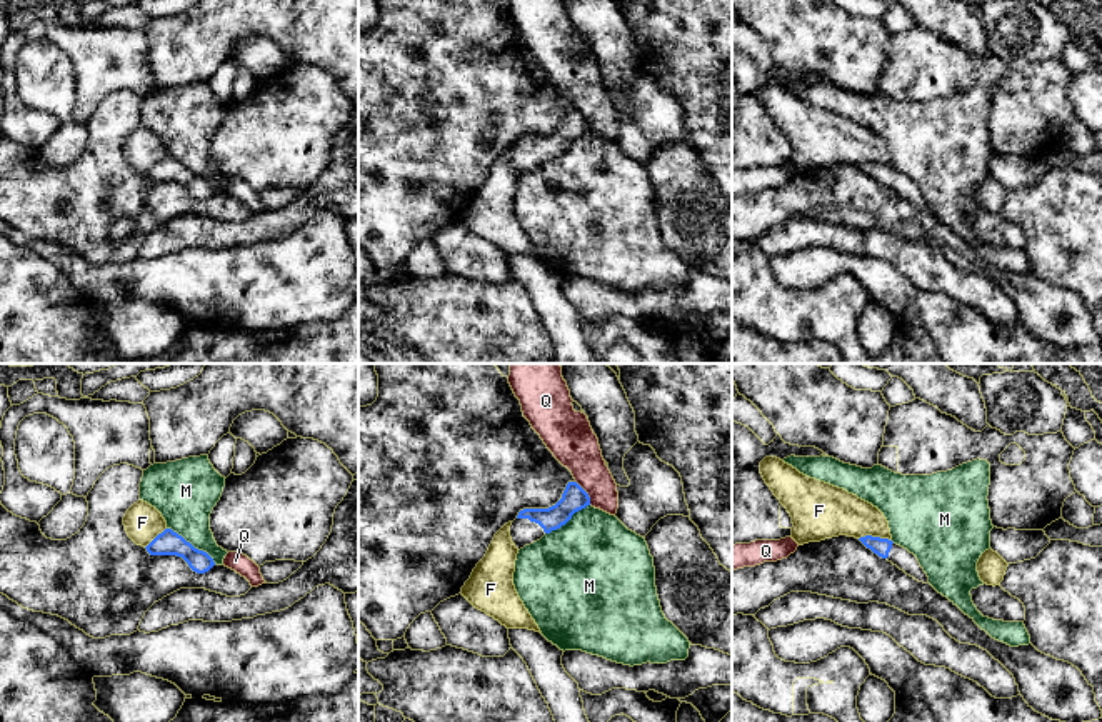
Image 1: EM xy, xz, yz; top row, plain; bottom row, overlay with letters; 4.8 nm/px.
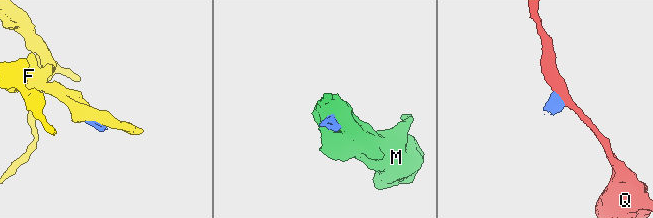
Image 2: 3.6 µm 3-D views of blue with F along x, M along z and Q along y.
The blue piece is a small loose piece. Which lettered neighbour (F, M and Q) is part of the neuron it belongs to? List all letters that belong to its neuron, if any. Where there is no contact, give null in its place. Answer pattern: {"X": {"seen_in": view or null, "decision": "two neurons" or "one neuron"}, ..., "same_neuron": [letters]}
{"F": {"seen_in": "yz", "decision": "two neurons"}, "M": {"seen_in": "xy", "decision": "two neurons"}, "Q": {"seen_in": "xz", "decision": "two neurons"}, "same_neuron": []}

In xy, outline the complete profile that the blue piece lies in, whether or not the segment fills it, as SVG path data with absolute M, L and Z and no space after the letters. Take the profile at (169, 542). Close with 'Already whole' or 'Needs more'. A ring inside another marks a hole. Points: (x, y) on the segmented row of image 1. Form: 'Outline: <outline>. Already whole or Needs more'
Outline: M165 529L145 549L150 555L182 557L197 574L205 574L215 565L213 559L207 552L195 549L172 529Z. Already whole

